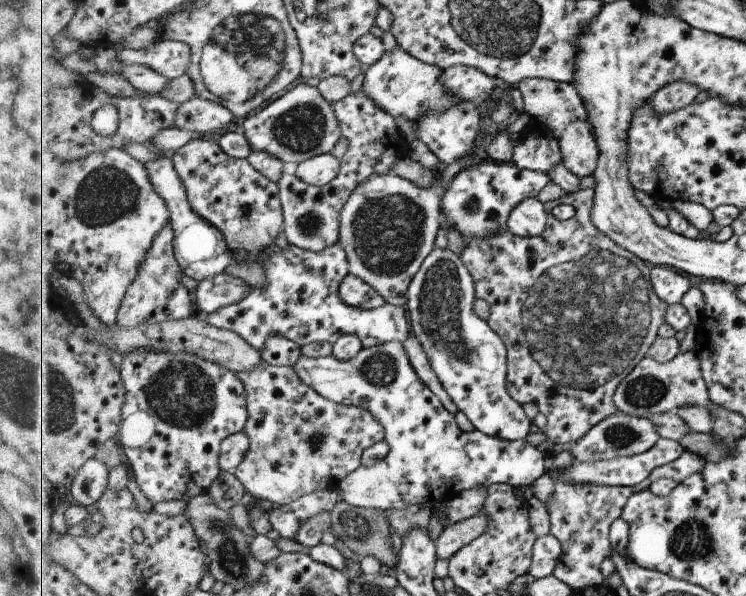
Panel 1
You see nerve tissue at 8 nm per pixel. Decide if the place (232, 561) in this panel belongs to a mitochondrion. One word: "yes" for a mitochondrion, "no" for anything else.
yes

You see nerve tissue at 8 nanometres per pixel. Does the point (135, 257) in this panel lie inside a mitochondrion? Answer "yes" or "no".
no

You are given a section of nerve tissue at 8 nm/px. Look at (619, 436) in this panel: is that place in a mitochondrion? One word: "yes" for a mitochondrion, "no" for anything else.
yes

